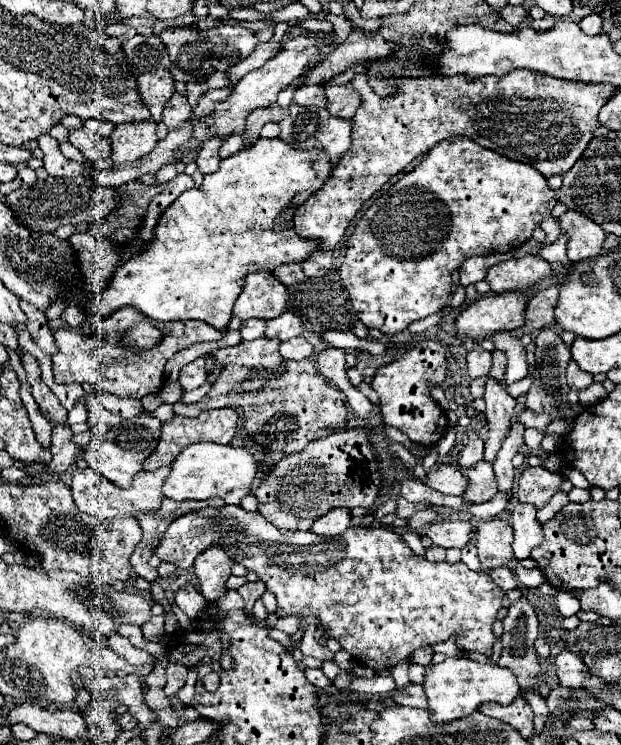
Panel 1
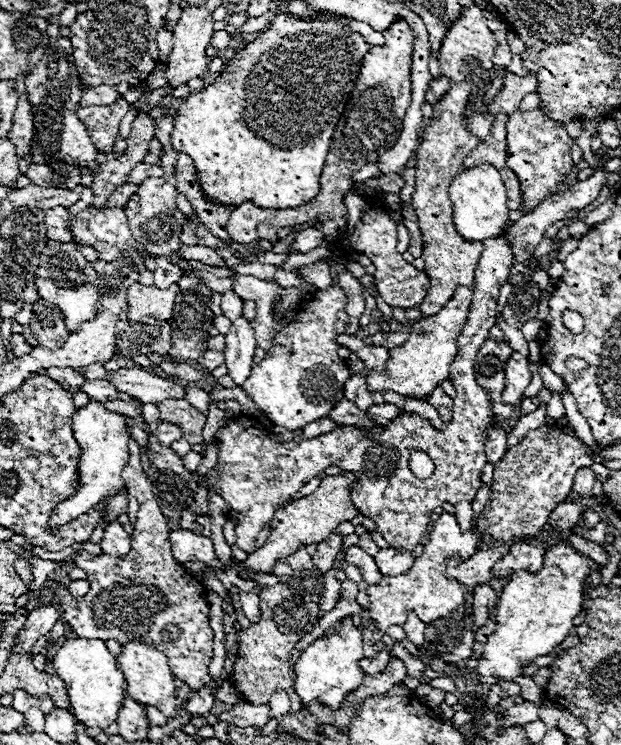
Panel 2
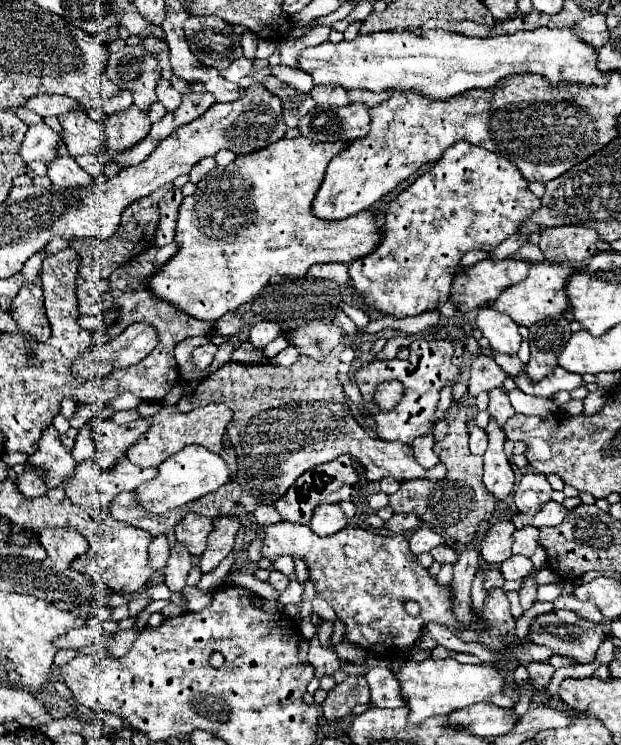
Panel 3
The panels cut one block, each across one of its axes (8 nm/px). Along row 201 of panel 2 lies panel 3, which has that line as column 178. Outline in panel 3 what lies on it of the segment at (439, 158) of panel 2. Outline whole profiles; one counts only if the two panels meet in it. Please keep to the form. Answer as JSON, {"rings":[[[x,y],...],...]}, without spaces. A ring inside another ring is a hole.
{"rings":[[[208,404],[202,408],[194,408],[192,412],[186,414],[180,414],[176,408],[162,408],[156,416],[150,418],[152,424],[150,430],[144,436],[140,436],[140,440],[130,448],[130,452],[126,452],[126,458],[140,468],[152,468],[152,466],[158,468],[168,456],[176,454],[188,444],[200,444],[212,452],[220,452],[222,436],[230,420],[232,420],[232,412],[224,404]]]}

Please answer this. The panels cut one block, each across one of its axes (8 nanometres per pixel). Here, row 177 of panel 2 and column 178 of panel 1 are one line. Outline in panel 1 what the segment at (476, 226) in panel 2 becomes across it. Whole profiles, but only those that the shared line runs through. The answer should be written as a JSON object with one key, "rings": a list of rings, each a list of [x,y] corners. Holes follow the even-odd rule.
{"rings":[[[198,442],[186,446],[172,462],[170,476],[164,482],[162,494],[172,500],[210,500],[222,498],[226,504],[240,504],[240,500],[252,492],[256,480],[258,462],[246,448],[234,448],[230,444]]]}

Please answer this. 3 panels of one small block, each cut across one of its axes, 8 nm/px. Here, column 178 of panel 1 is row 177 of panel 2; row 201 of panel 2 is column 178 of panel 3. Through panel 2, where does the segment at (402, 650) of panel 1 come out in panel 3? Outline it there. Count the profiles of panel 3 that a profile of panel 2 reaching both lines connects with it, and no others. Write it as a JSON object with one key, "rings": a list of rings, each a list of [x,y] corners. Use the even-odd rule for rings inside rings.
{"rings":[[[186,514],[174,528],[176,540],[186,544],[192,556],[200,556],[206,550],[206,538],[212,532],[212,520],[200,514]]]}

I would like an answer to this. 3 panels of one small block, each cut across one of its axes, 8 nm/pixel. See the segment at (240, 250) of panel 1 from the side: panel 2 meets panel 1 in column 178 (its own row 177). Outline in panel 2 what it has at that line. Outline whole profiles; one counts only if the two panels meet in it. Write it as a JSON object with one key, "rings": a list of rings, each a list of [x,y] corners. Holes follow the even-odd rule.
{"rings":[[[278,14],[270,28],[266,32],[260,32],[258,38],[254,42],[250,42],[244,50],[240,50],[224,68],[224,72],[212,82],[212,86],[204,88],[202,92],[190,94],[180,106],[178,106],[178,114],[174,118],[174,130],[170,136],[172,148],[178,152],[184,152],[192,158],[196,172],[196,178],[200,182],[200,188],[204,192],[204,196],[208,196],[210,202],[218,202],[224,206],[240,206],[242,202],[252,202],[258,208],[298,208],[302,204],[308,204],[320,190],[320,174],[324,168],[324,160],[328,154],[328,144],[332,140],[334,128],[338,124],[338,118],[354,90],[354,82],[356,82],[356,74],[360,70],[362,58],[368,52],[370,44],[364,42],[364,38],[360,38],[360,34],[356,32],[348,32],[348,28],[344,28],[338,18],[340,16],[322,16],[316,14],[318,18],[322,18],[322,22],[304,22],[296,16],[290,14]]]}

